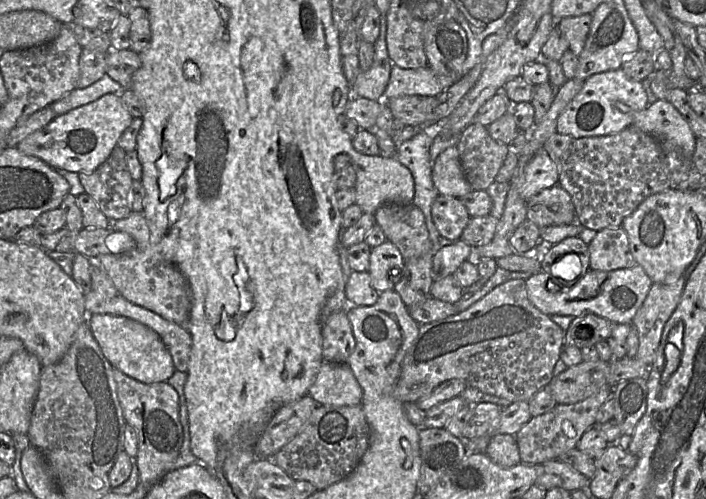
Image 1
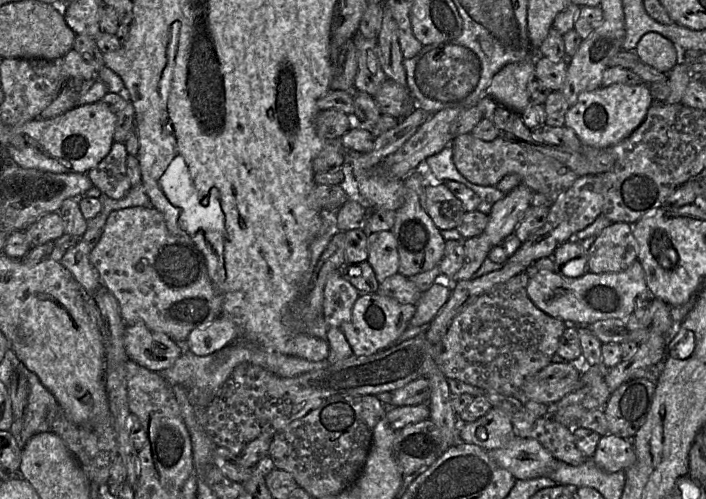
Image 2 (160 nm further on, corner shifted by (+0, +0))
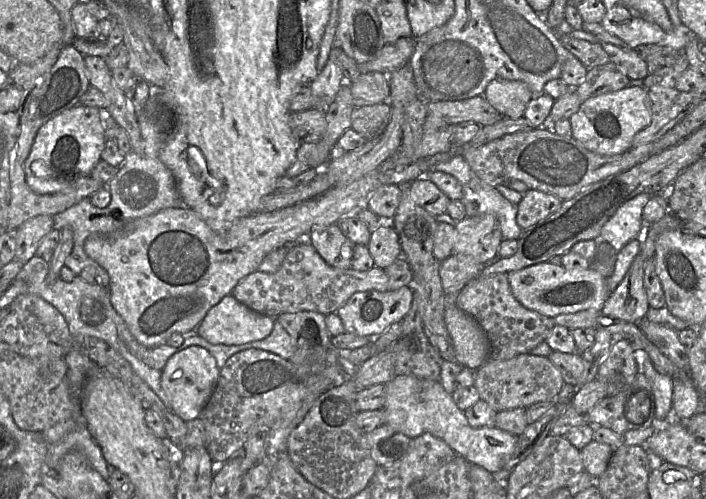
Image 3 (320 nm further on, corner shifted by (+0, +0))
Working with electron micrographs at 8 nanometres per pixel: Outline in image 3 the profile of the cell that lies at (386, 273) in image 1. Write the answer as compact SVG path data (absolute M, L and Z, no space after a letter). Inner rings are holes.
M379 219L379 226L371 232L367 248L374 265L381 269L391 265L401 255L398 235L391 227L391 220Z

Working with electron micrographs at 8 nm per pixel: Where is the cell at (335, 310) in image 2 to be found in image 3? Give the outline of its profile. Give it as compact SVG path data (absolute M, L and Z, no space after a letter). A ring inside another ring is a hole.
M337 224L316 227L309 233L309 241L329 266L341 270L351 268L356 245L342 234Z

